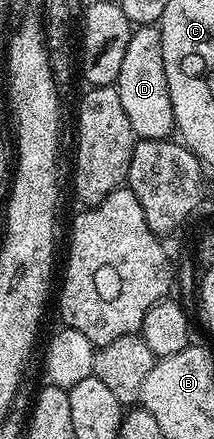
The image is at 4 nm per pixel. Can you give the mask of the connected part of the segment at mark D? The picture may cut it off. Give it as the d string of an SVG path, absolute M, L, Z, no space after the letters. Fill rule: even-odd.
M157 26L133 28L127 42L123 64L119 66L119 78L115 85L119 102L131 121L134 137L143 140L168 140L175 132L175 116L171 106L171 94L167 86L167 74L163 66L163 42L161 29Z

